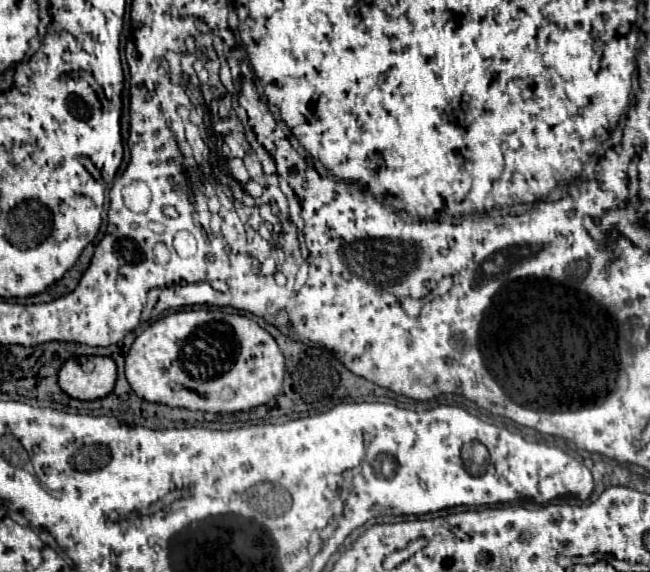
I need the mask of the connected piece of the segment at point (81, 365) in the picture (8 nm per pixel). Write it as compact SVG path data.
M72 357L62 365L58 383L80 401L106 397L116 383L116 363L112 357Z

